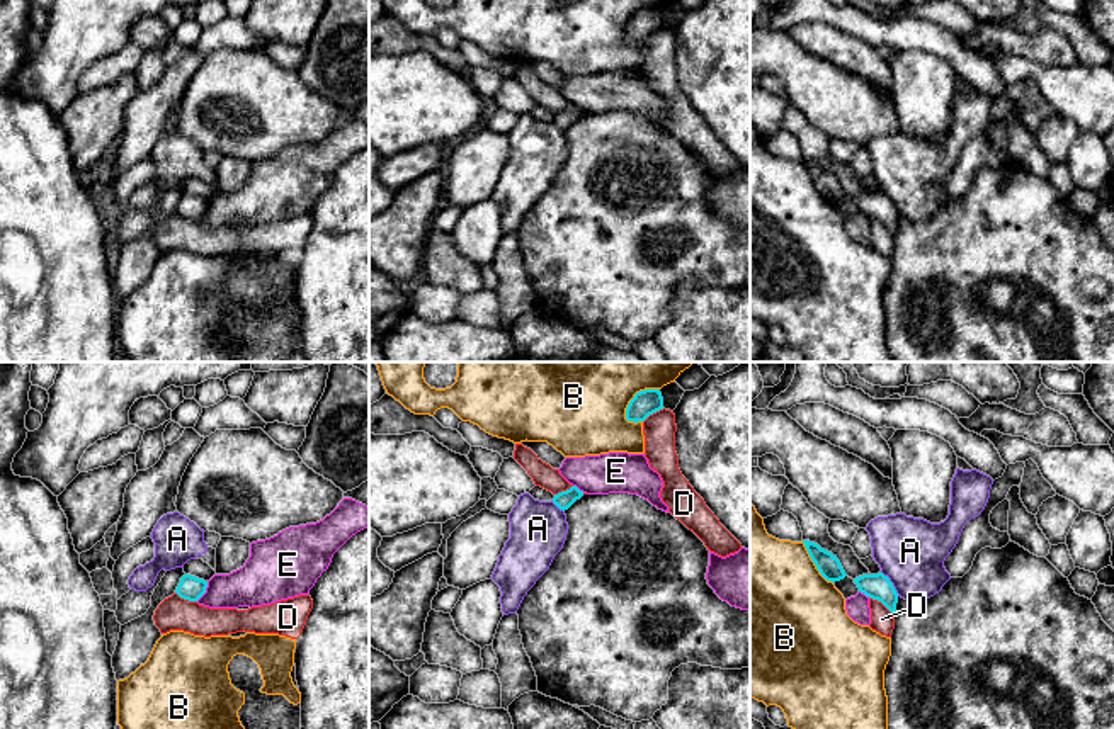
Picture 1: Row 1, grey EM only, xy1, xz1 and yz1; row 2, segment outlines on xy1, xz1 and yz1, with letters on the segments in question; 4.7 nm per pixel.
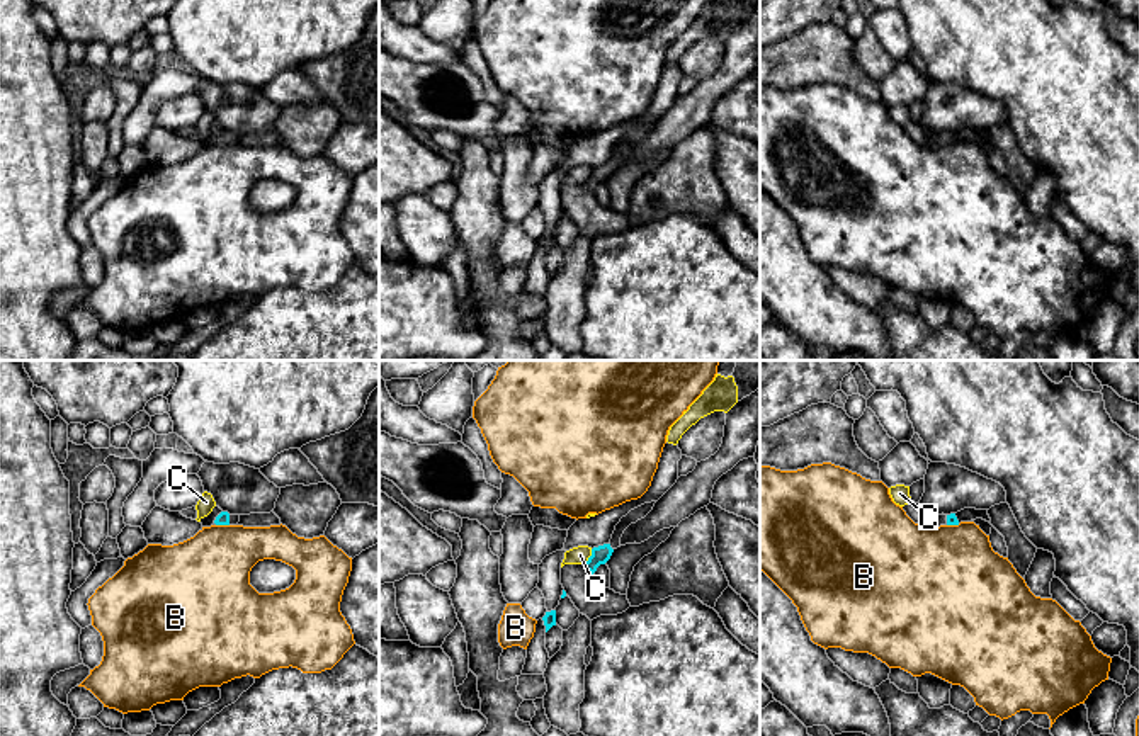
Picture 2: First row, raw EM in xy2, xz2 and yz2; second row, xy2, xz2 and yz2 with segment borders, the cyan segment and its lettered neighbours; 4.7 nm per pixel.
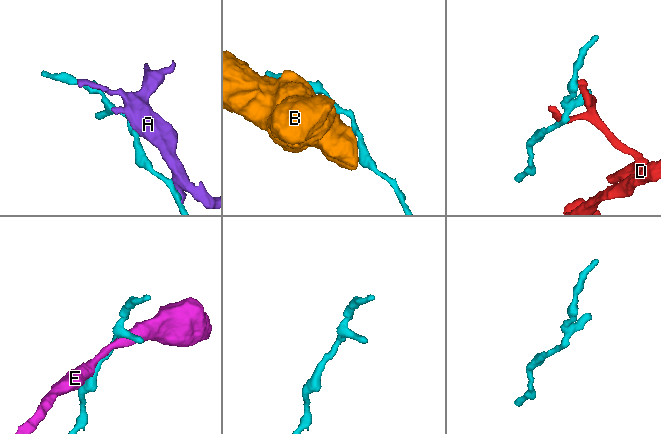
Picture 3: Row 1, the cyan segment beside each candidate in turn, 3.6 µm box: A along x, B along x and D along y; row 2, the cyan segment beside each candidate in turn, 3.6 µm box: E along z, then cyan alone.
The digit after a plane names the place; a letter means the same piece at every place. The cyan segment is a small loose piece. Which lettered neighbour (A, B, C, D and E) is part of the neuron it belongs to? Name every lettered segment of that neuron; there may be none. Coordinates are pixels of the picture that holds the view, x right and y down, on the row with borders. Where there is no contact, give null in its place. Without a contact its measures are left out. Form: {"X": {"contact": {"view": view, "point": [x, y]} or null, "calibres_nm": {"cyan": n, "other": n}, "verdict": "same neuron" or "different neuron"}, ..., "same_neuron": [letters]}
{"A": {"contact": {"view": "yz1", "point": [892, 583]}, "calibres_nm": {"cyan": 130, "other": 320}, "verdict": "different neuron"}, "B": {"contact": {"view": "xz1", "point": [635, 395]}, "calibres_nm": {"cyan": 120, "other": 500}, "verdict": "different neuron"}, "C": {"contact": {"view": "xz2", "point": [589, 558]}, "calibres_nm": {"cyan": 90, "other": 90}, "verdict": "different neuron"}, "D": {"contact": {"view": "yz1", "point": [881, 602]}, "calibres_nm": {"cyan": 130, "other": 110}, "verdict": "different neuron"}, "E": {"contact": {"view": "xy1", "point": [204, 592]}, "calibres_nm": {"cyan": 120, "other": 200}, "verdict": "different neuron"}, "same_neuron": []}

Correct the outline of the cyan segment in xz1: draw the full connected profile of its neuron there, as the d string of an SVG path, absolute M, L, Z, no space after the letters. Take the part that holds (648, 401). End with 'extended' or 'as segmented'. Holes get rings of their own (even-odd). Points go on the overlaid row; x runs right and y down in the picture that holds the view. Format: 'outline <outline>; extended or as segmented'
outline M645 389L634 394L626 408L628 421L645 421L650 415L663 410L663 398L660 389Z; as segmented

